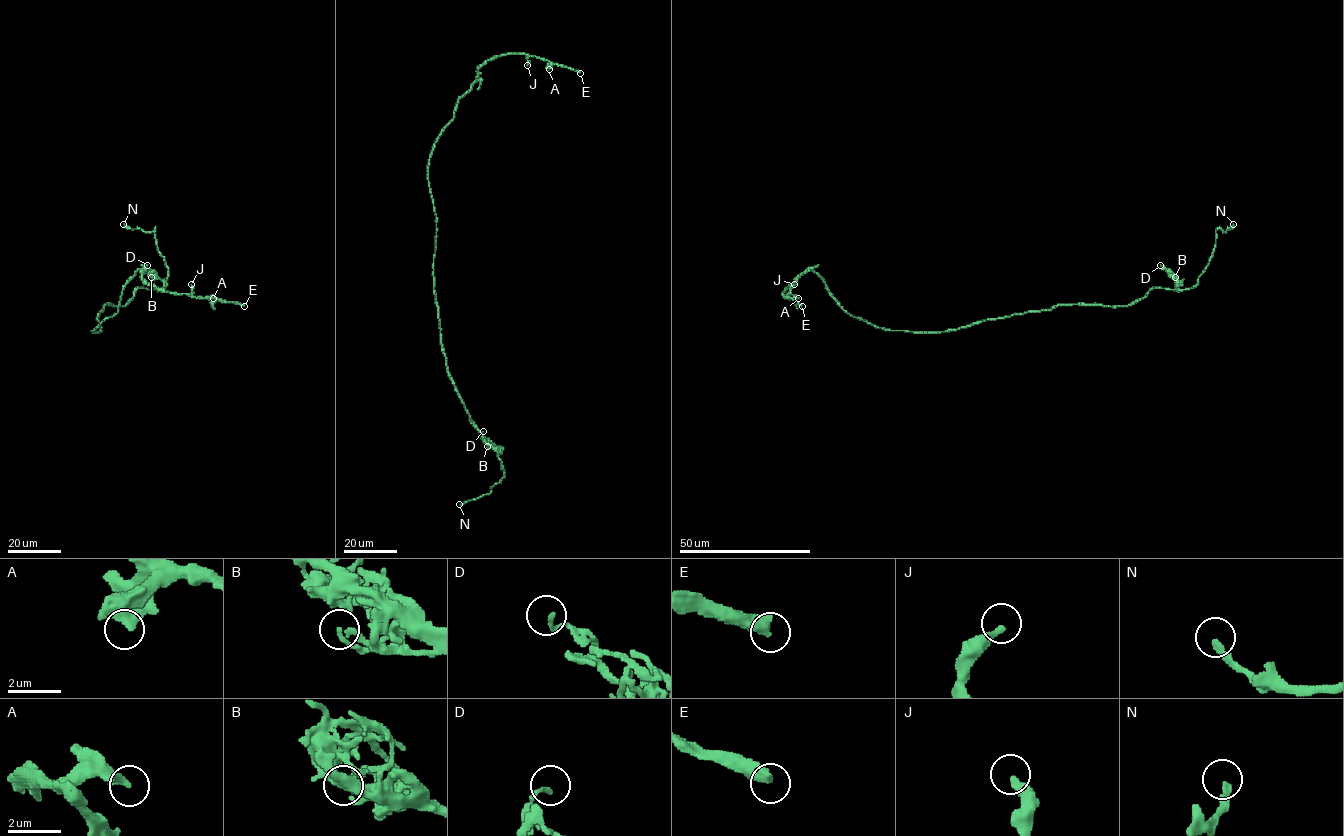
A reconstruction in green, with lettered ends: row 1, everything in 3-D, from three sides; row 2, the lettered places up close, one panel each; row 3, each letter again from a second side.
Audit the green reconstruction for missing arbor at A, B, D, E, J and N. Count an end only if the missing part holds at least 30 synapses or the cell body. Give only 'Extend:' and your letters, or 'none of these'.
Extend: E

